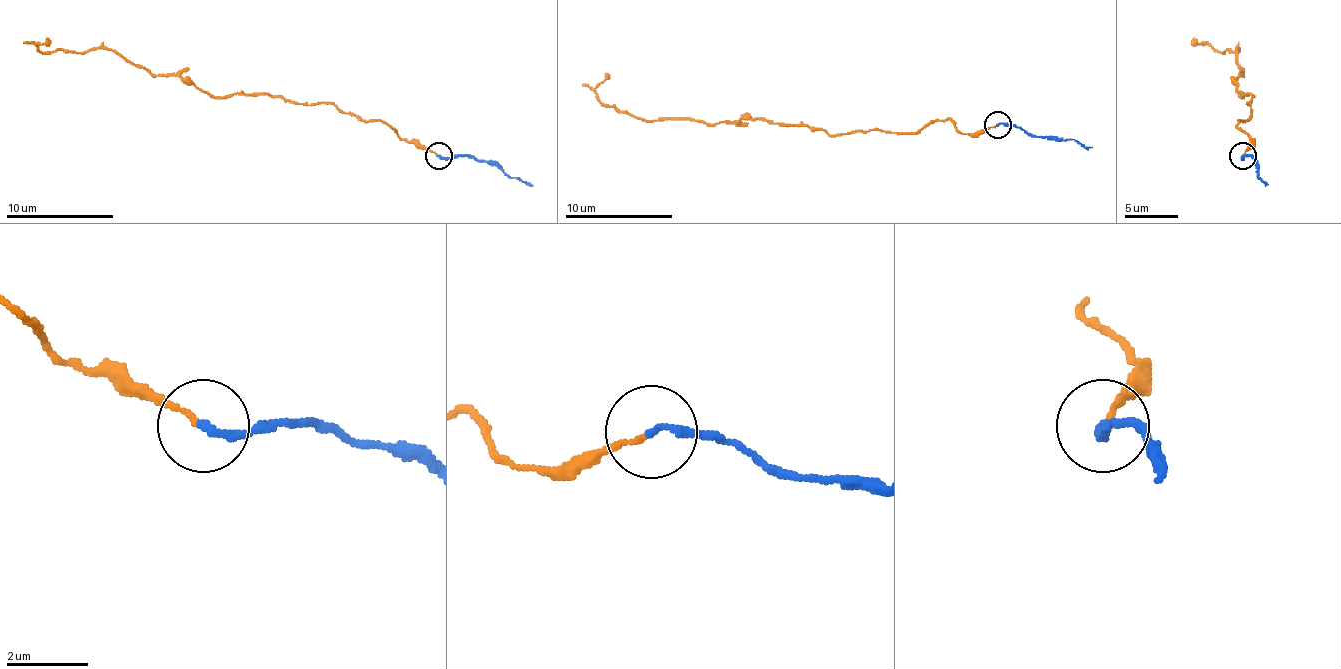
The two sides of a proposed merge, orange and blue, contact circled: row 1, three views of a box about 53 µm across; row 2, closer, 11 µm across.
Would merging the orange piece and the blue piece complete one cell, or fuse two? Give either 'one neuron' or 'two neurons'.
one neuron

